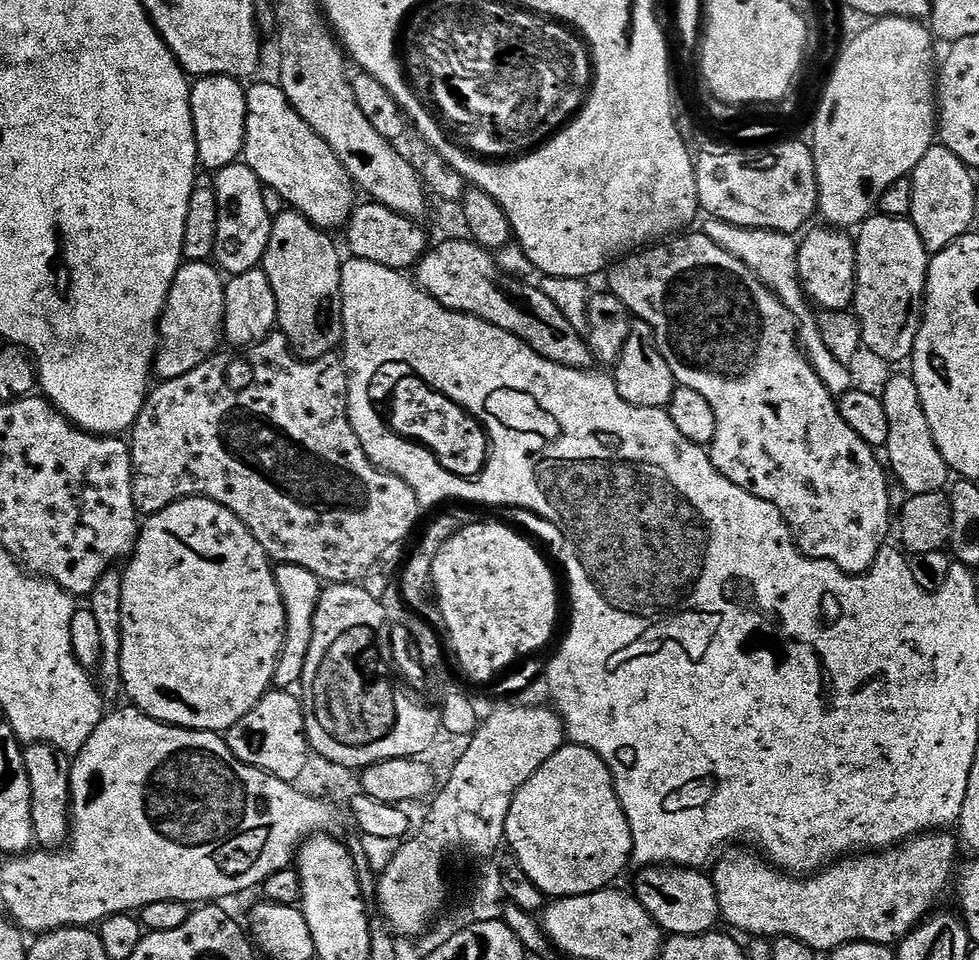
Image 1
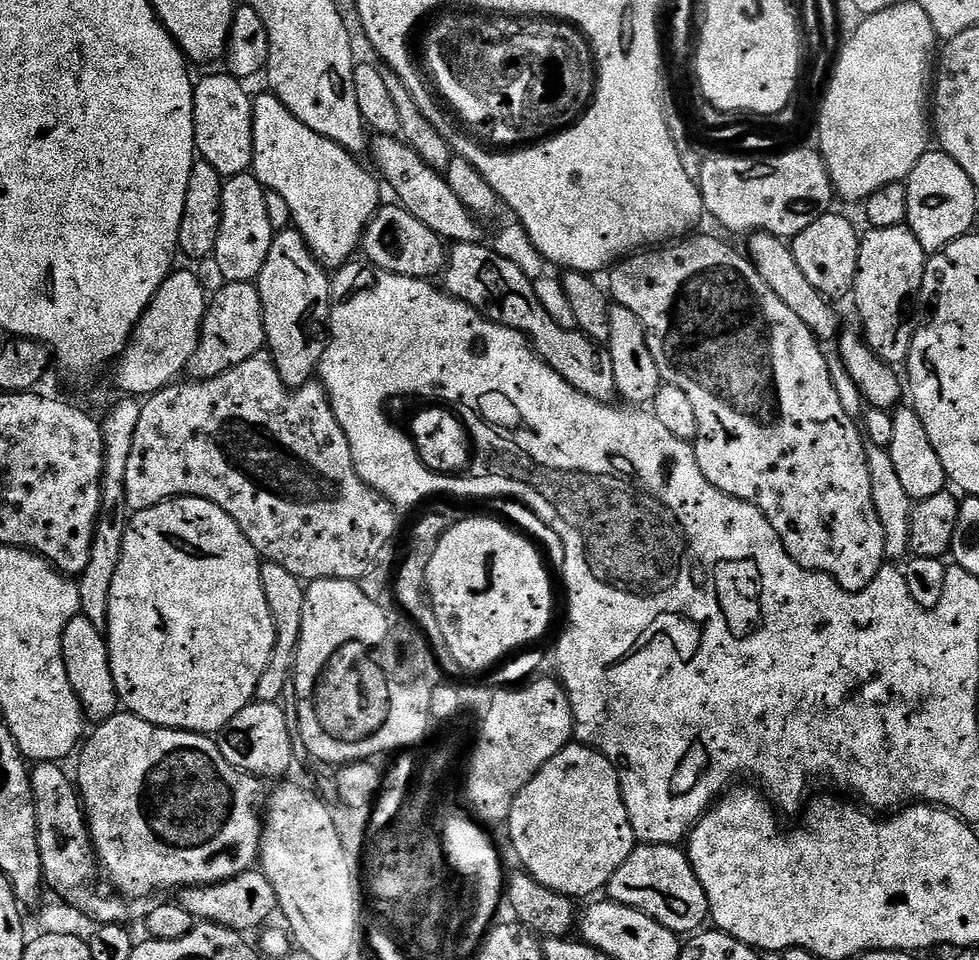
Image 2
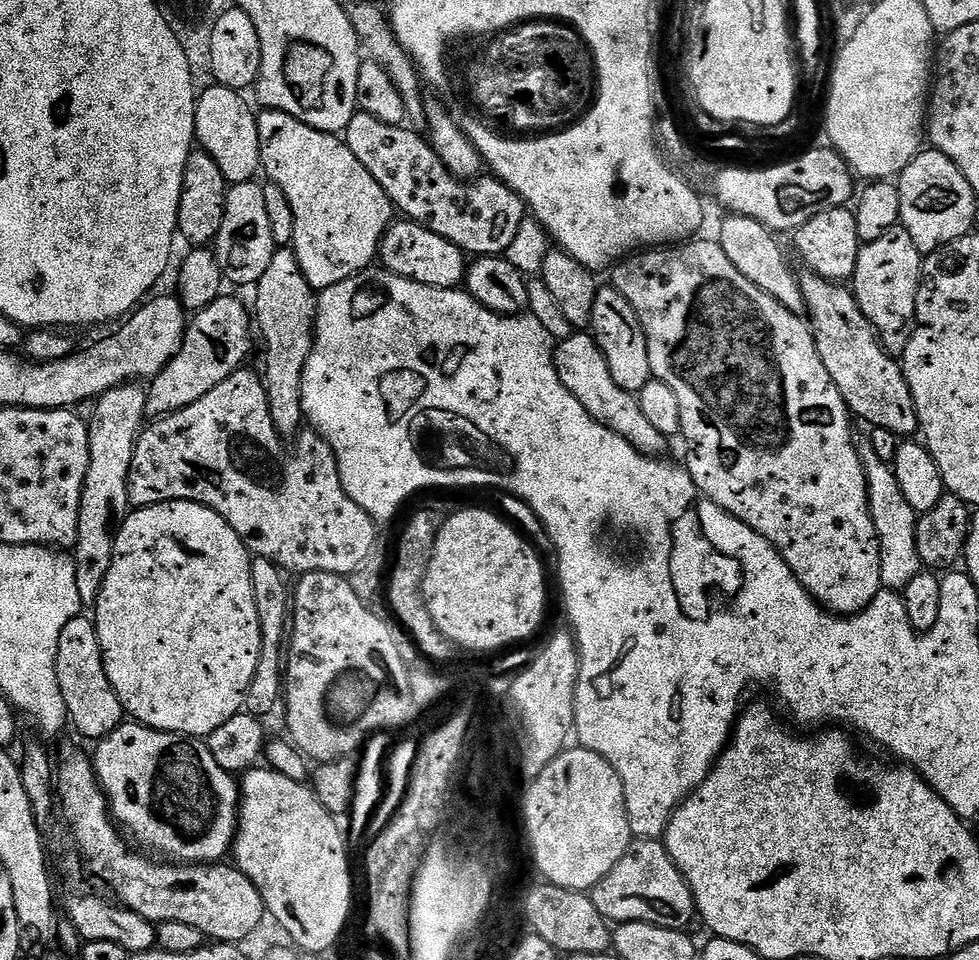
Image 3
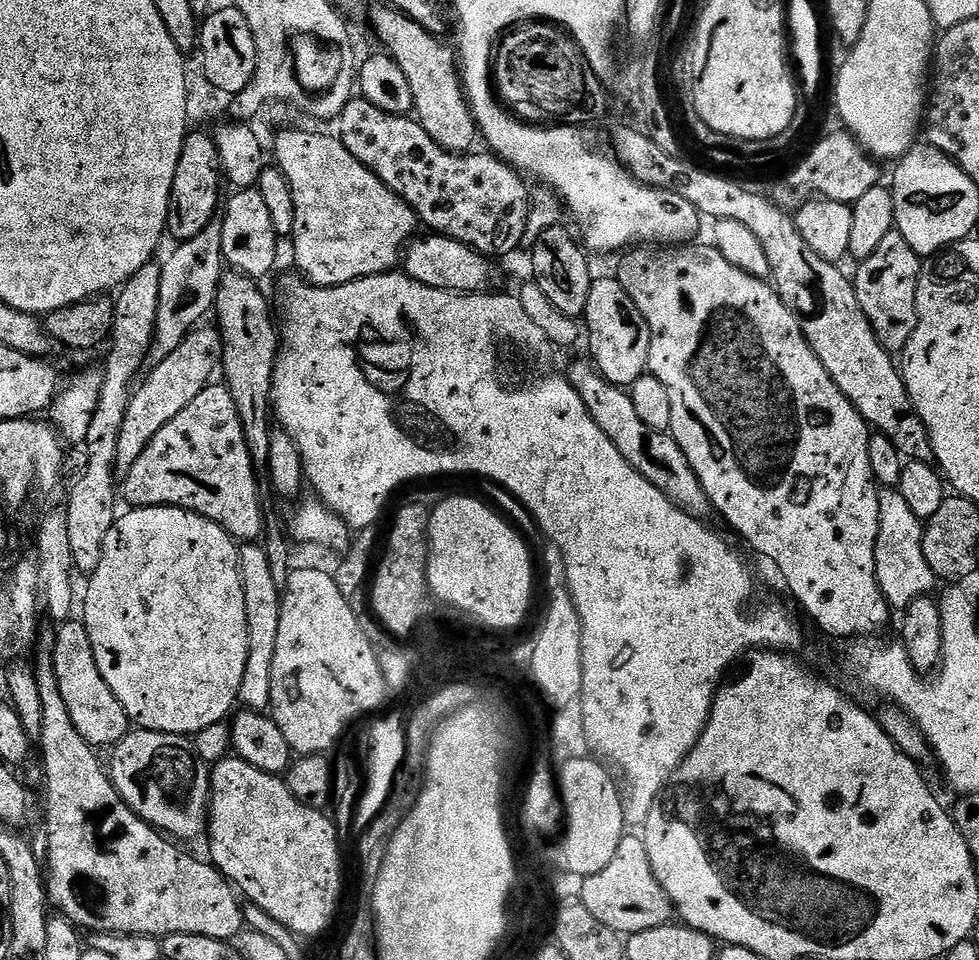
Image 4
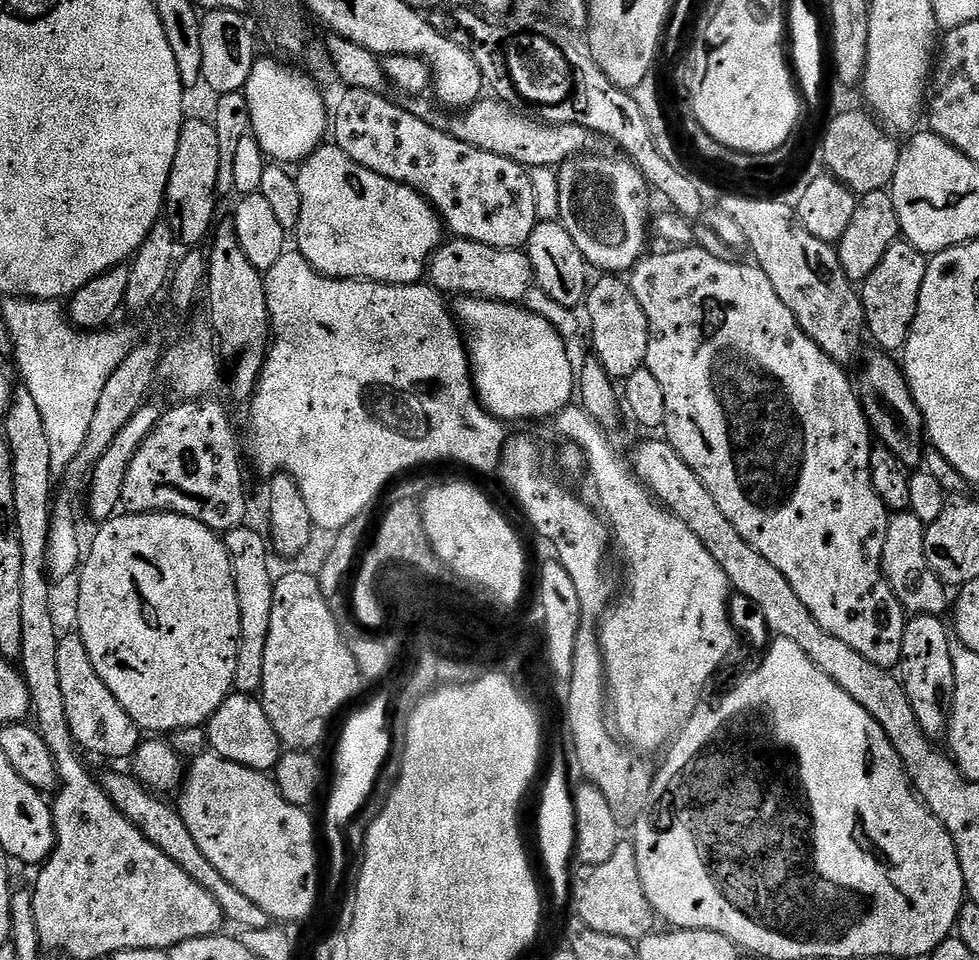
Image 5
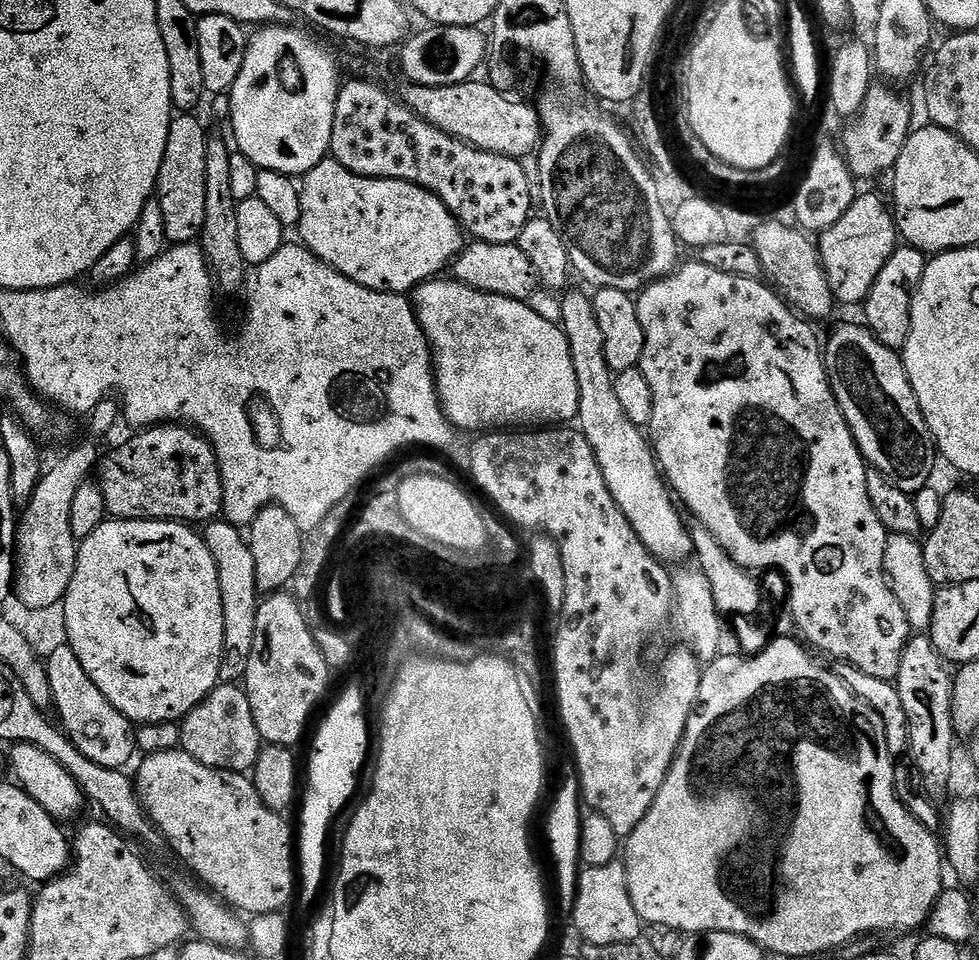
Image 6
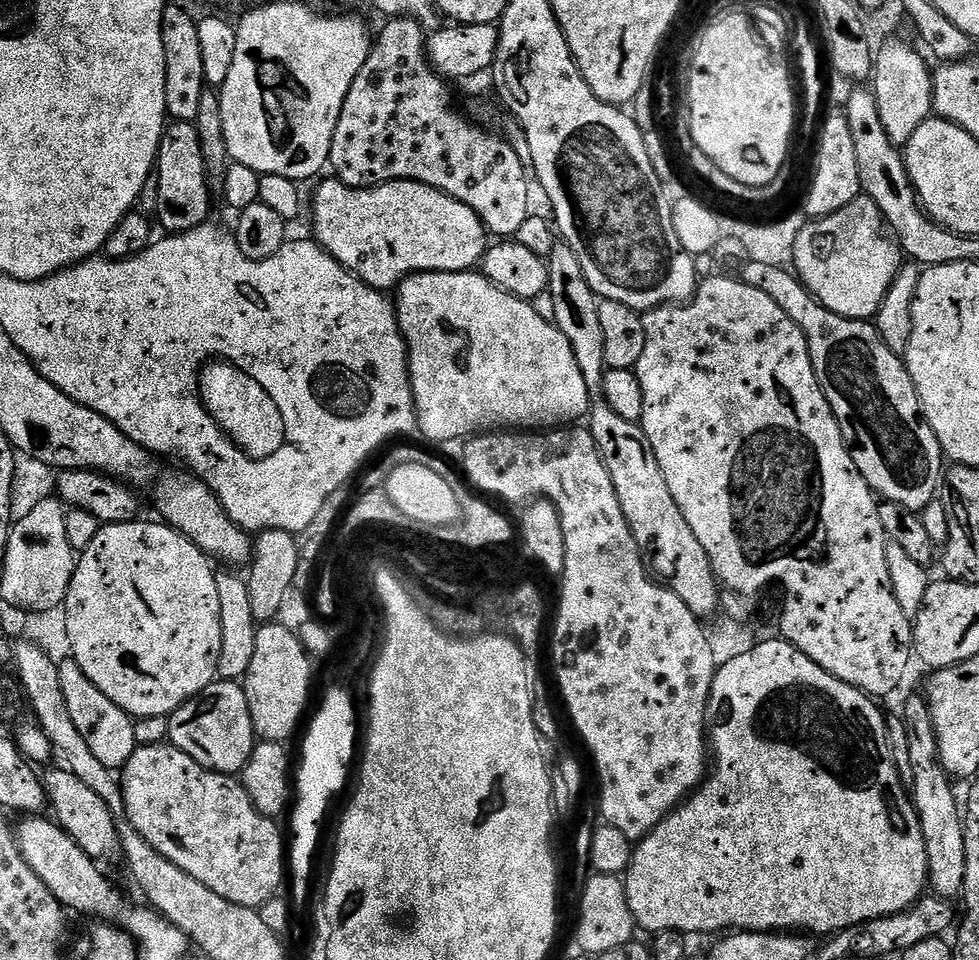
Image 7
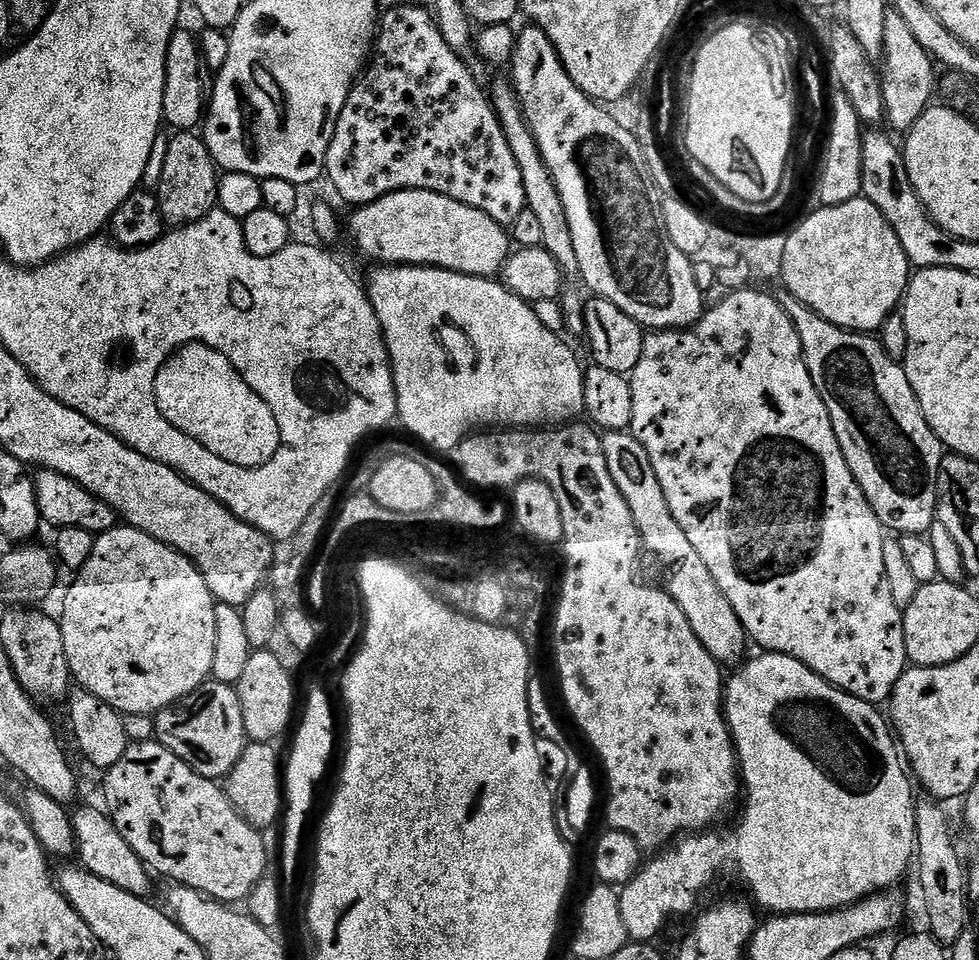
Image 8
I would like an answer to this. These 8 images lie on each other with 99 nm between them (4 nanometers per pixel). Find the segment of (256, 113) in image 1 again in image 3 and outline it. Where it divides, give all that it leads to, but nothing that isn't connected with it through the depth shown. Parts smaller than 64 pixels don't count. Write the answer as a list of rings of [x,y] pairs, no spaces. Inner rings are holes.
[[[273,108],[261,111],[256,121],[260,131],[260,167],[263,175],[268,175],[267,179],[278,185],[286,198],[290,198],[290,210],[294,210],[294,238],[290,247],[298,258],[302,274],[306,274],[306,282],[310,282],[314,289],[323,290],[371,269],[382,238],[394,223],[392,200],[386,190],[382,190],[370,170],[354,158],[339,135],[319,132],[314,126],[306,126],[306,122]]]

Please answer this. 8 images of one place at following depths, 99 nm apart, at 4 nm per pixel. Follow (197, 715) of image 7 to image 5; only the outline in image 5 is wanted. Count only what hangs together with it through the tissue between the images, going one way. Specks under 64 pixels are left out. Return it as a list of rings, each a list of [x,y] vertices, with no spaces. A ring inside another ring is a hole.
[[[231,693],[215,711],[206,725],[209,749],[227,761],[236,762],[248,769],[270,772],[282,755],[282,745],[266,718],[259,699],[247,693]]]

